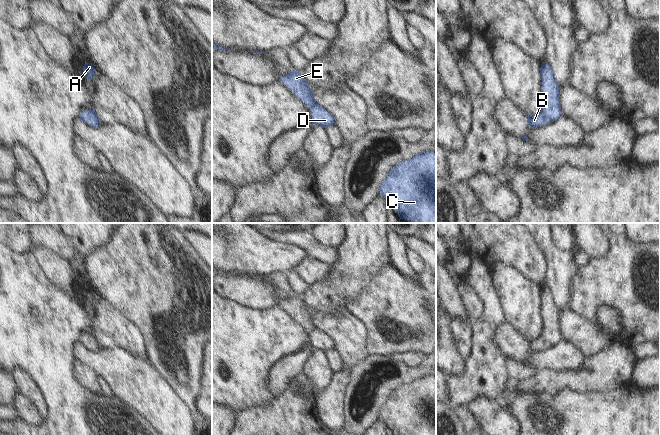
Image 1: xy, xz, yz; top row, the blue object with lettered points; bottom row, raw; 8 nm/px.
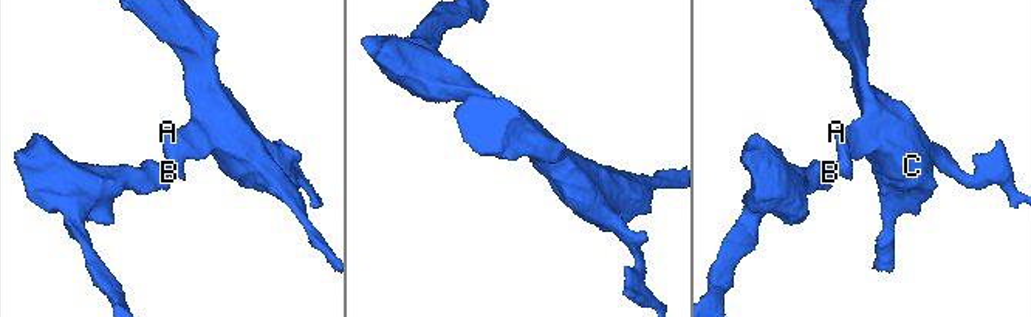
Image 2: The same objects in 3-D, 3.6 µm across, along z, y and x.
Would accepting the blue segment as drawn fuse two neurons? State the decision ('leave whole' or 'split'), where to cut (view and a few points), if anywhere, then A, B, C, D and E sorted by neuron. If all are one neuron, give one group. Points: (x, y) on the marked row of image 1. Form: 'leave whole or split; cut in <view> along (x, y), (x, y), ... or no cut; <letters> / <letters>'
leave whole; no cut; A B C D E

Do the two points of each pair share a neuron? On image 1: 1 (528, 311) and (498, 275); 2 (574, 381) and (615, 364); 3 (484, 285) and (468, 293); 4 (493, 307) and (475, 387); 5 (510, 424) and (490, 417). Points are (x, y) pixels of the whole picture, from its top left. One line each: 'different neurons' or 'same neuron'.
1: same neuron
2: same neuron
3: different neurons
4: same neuron
5: same neuron

